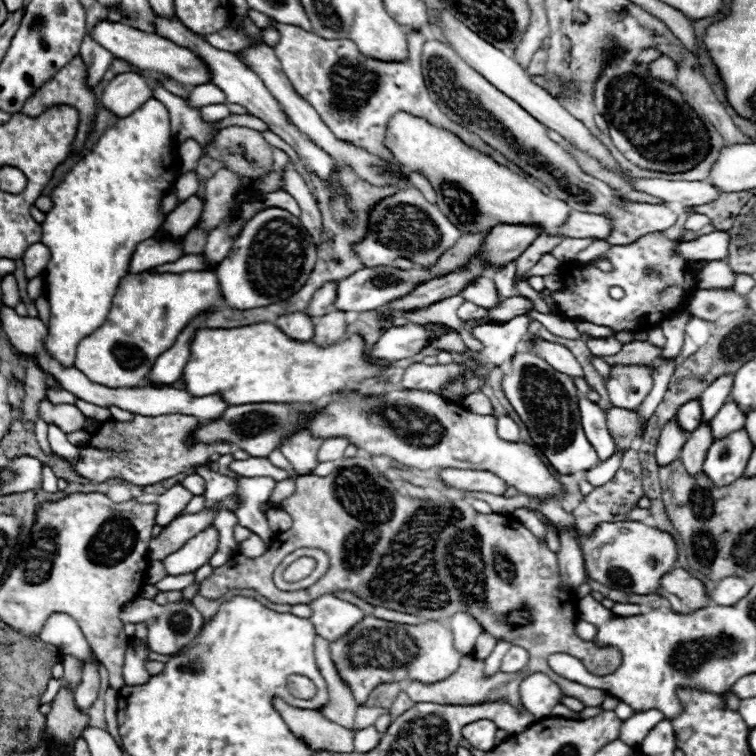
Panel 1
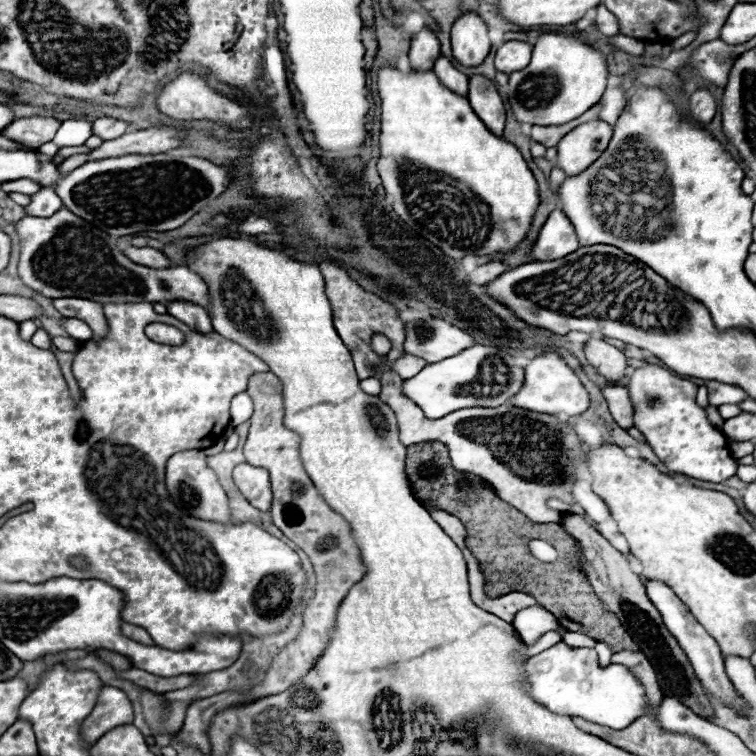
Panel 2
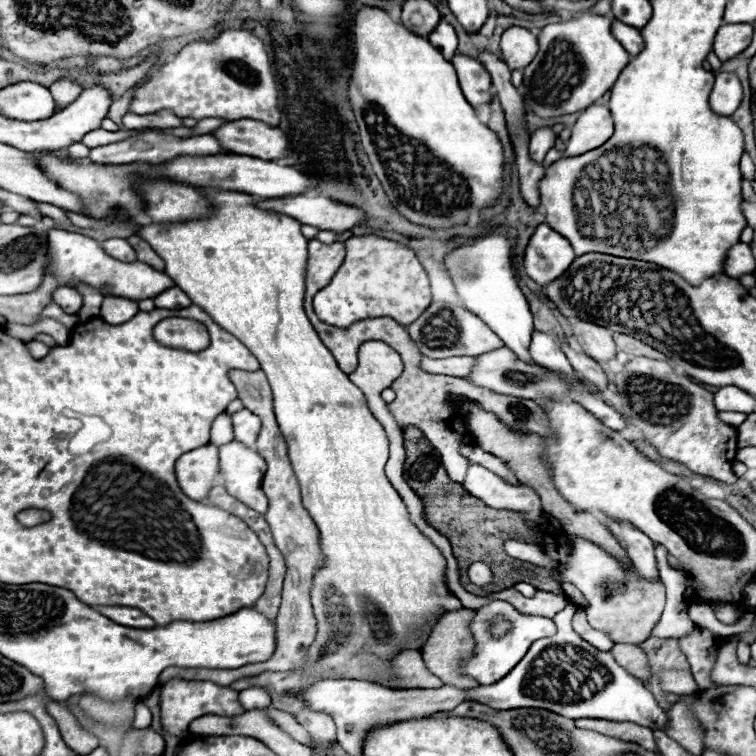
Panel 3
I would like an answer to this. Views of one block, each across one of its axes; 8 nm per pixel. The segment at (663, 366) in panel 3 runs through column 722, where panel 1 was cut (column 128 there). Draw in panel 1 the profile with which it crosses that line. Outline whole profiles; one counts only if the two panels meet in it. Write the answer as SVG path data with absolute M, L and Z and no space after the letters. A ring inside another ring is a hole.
M182 414L134 416L132 422L108 420L102 424L100 432L92 436L92 444L88 444L88 448L78 448L82 454L82 460L70 462L70 464L76 468L80 476L92 482L122 478L136 486L156 484L170 476L180 474L184 468L204 464L208 460L206 444L196 444L192 448L184 444L184 438L188 436L188 432L192 432L192 428L196 428L196 424L200 424L196 418L182 416Z

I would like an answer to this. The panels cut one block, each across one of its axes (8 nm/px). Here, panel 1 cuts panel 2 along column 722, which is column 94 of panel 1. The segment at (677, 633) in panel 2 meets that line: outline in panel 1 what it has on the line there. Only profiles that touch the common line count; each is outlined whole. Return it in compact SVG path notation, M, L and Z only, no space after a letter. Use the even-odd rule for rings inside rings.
M92 658L92 662L88 662L84 666L84 670L82 670L82 682L78 684L78 688L74 692L74 702L76 702L76 706L82 712L88 712L88 708L98 698L98 684L100 684L98 666L100 666L100 662L96 658Z

